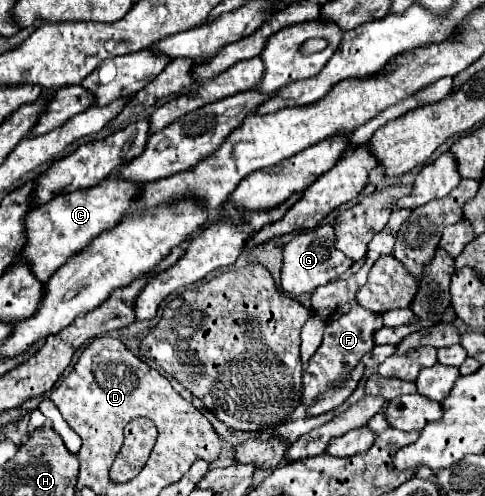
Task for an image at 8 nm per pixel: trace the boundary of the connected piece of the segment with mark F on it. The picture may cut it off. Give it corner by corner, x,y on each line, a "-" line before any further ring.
353,306
349,310
349,314
345,314
339,320
327,324
325,334
323,334
323,344
319,346
319,350
309,360
309,364
303,372
303,400
301,400
301,406
305,410
309,410
315,404
317,396
341,388
341,384
345,384
351,378
351,370
373,348
371,332
375,332
379,328
383,328
381,316
375,314
375,312
369,312
361,306

